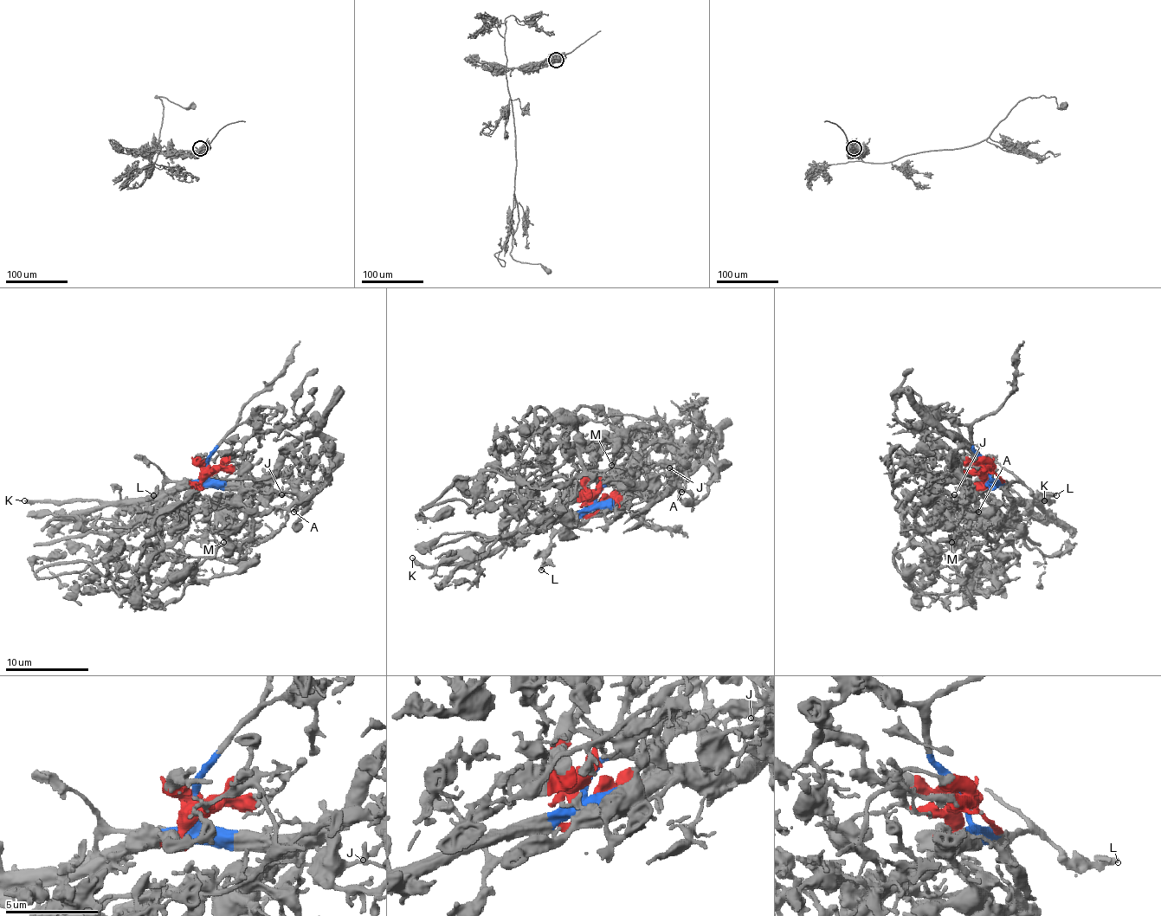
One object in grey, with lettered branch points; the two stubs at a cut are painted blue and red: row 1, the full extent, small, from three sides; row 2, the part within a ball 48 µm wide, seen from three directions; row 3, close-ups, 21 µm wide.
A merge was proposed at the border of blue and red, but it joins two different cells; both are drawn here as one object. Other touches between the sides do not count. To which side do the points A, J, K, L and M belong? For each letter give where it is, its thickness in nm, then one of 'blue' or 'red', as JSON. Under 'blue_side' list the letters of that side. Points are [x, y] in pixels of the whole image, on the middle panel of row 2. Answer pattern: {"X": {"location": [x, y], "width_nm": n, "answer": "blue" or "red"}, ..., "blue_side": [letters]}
{"A": {"location": [681, 492], "width_nm": 280, "answer": "red"}, "J": {"location": [669, 467], "width_nm": 170, "answer": "red"}, "K": {"location": [412, 557], "width_nm": 300, "answer": "blue"}, "L": {"location": [541, 570], "width_nm": 360, "answer": "blue"}, "M": {"location": [611, 465], "width_nm": 240, "answer": "red"}, "blue_side": ["K", "L"]}

